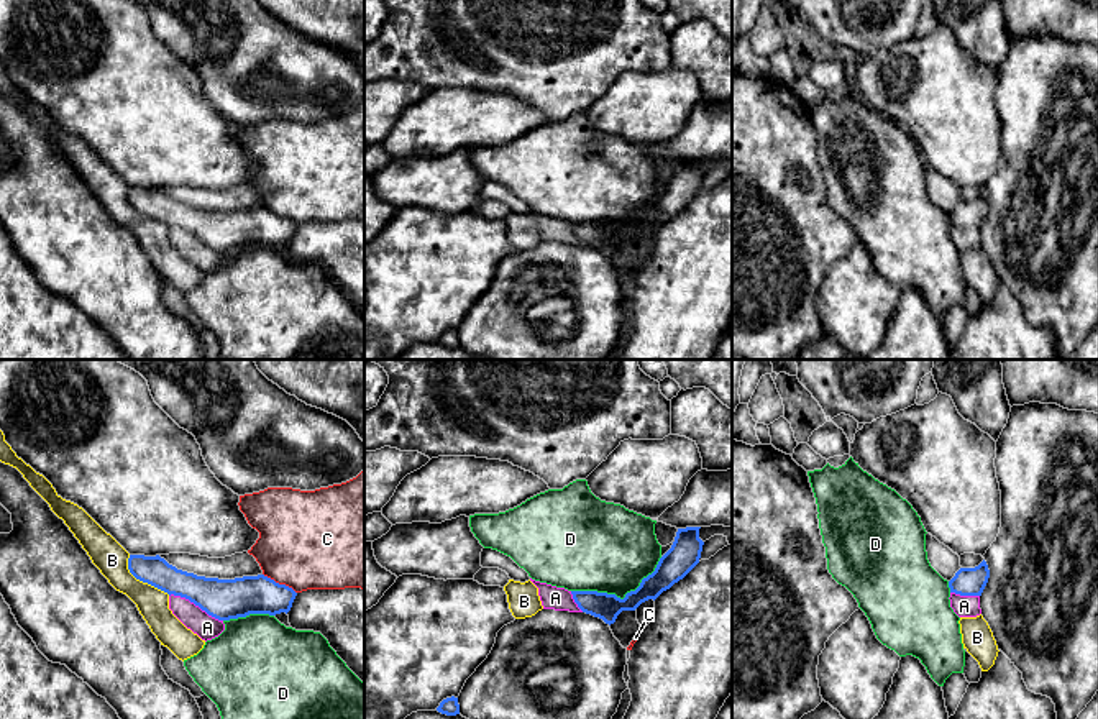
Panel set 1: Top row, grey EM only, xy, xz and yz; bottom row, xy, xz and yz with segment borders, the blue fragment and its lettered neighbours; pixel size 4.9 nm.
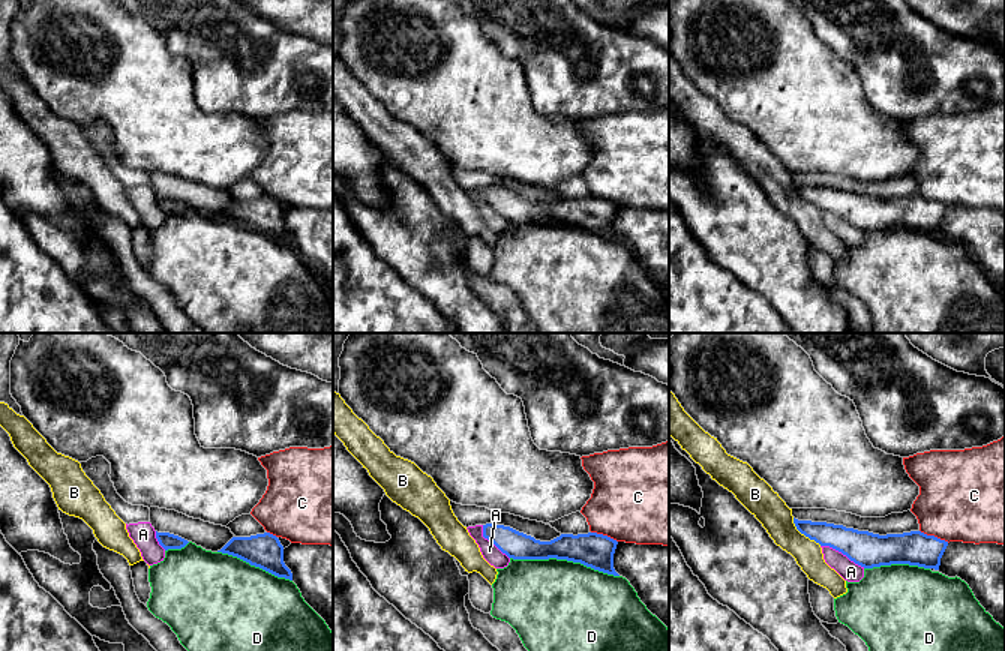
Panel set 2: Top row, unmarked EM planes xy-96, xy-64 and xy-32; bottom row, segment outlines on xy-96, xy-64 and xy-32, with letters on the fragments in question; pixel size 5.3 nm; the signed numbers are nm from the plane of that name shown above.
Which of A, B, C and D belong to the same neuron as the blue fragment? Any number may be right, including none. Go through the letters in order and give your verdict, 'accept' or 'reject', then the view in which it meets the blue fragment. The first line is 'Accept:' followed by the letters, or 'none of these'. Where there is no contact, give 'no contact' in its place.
Accept: A
A: accept | xy
B: reject | xy
C: reject | xy
D: reject | xz

